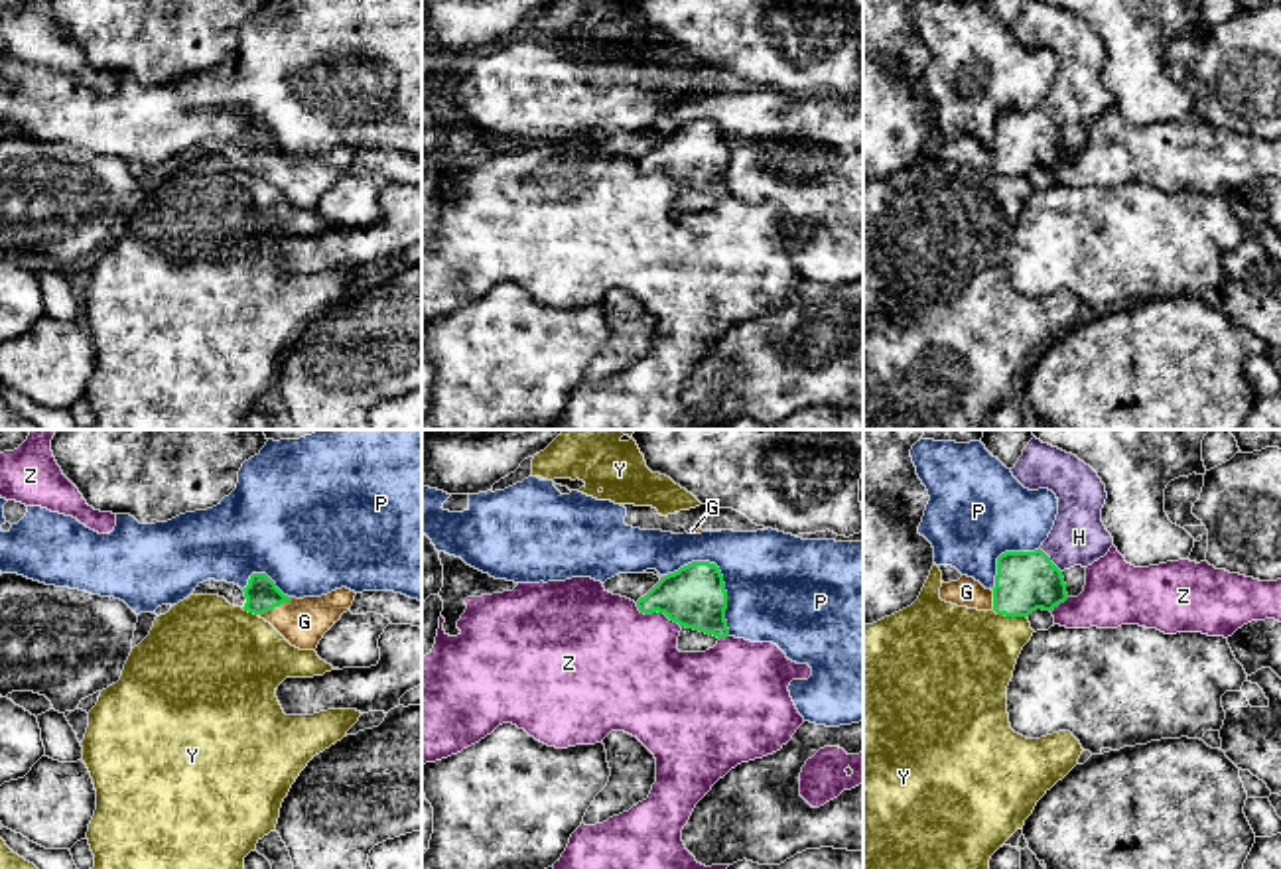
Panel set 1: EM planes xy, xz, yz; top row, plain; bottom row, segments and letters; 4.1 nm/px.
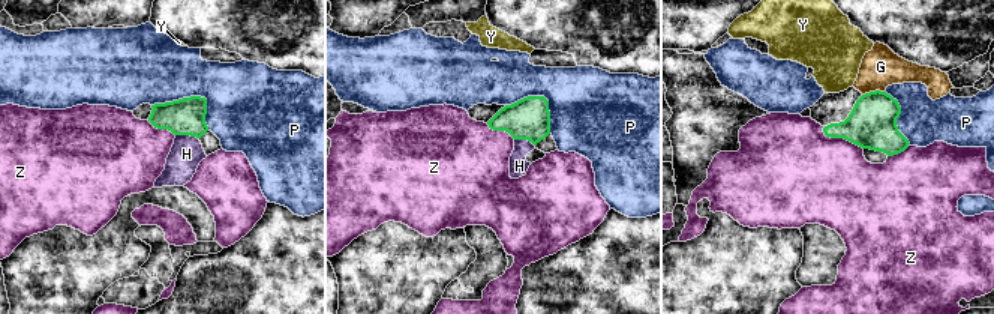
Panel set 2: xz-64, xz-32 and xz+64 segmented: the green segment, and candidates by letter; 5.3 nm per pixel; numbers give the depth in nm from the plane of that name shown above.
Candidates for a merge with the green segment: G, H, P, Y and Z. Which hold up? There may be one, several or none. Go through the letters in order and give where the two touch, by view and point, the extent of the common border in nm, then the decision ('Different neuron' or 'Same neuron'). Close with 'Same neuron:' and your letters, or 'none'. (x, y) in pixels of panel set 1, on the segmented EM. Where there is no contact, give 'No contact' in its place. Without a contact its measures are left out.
G: Touches green at xy (276, 605). Shared border 170 nm. Same neuron
H: Touches green at yz (1049, 560). Shared border 140 nm. Same neuron
P: Touches green at xz (722, 576). Shared border 380 nm. Different neuron
Y: Touches green at yz (1010, 615). Shared border 140 nm. Different neuron
Z: Touches green at xz (657, 609). Shared border 220 nm. Different neuron
Same neuron: G, H

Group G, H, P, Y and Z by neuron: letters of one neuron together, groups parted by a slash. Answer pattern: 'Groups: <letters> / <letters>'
Groups: G H / P / Y / Z

